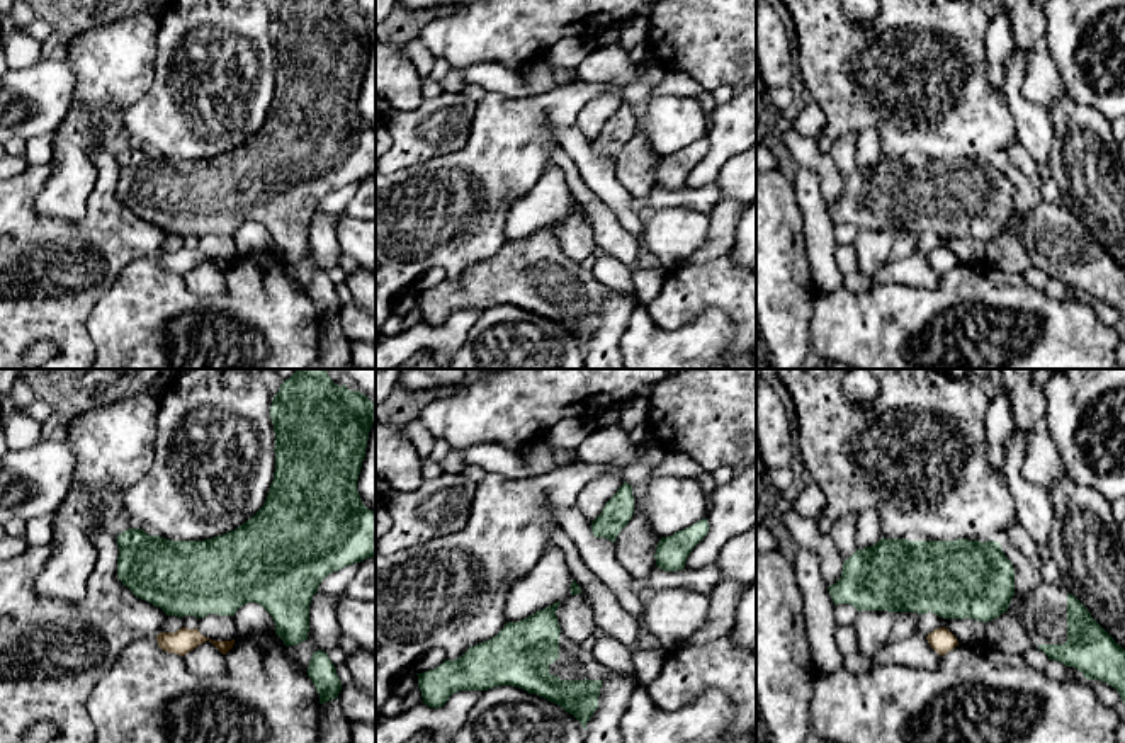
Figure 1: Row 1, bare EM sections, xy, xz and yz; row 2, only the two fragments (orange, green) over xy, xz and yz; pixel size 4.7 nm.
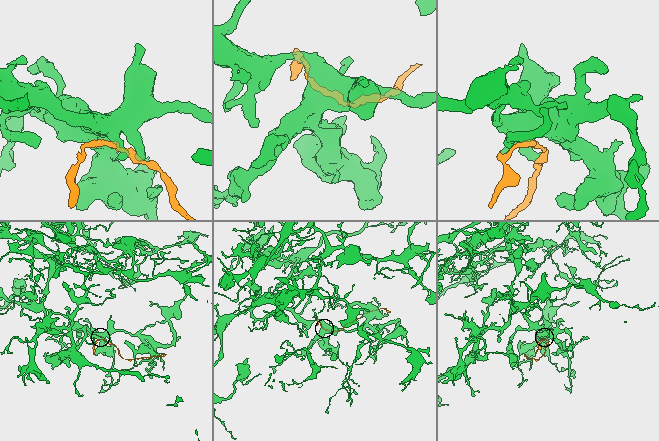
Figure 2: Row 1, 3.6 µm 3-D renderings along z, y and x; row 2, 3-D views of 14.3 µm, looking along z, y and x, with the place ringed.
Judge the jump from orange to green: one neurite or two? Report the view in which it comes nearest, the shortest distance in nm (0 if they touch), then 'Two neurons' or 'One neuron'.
Closest in yz. Distance 50 nm. Two neurons

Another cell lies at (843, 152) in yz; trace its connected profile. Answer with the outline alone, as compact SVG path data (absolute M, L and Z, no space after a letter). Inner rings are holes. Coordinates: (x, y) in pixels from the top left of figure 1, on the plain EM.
M843 134L833 141L828 151L840 175L848 179L856 168L856 134Z

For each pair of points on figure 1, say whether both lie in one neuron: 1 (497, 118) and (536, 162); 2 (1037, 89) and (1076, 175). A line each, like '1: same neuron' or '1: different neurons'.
1: same neuron
2: same neuron

